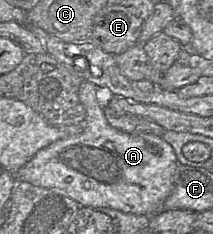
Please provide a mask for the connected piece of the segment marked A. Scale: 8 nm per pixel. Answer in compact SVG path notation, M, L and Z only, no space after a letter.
M83 81L78 91L86 109L82 131L39 150L17 171L16 178L20 182L63 191L81 207L113 208L154 217L164 211L165 200L173 190L179 164L175 151L162 137L132 135L112 127L104 114L109 95L107 88Z

